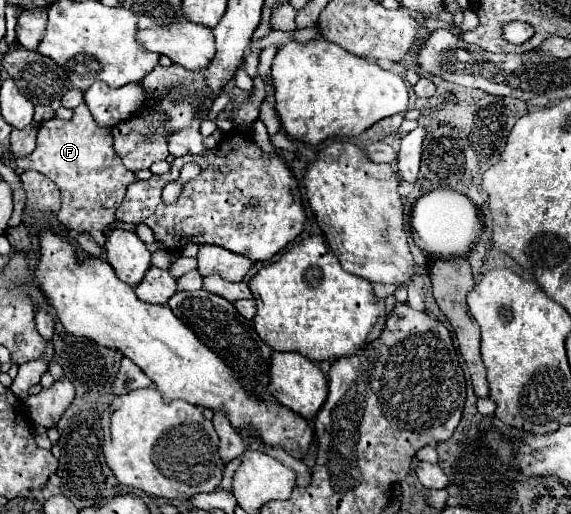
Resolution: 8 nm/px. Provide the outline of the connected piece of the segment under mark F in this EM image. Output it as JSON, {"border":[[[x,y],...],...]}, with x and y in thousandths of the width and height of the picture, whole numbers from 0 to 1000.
{"border":[[[138,202],[128,214],[124,233],[79,233],[68,245],[65,284],[61,292],[30,311],[37,331],[65,331],[86,350],[93,350],[107,374],[107,409],[100,416],[103,432],[117,447],[152,451],[170,479],[180,479],[187,455],[194,451],[194,436],[201,432],[201,409],[208,405],[219,370],[229,354],[243,346],[219,331],[215,315],[198,292],[198,261],[194,249],[177,249],[166,241],[156,210]]]}

